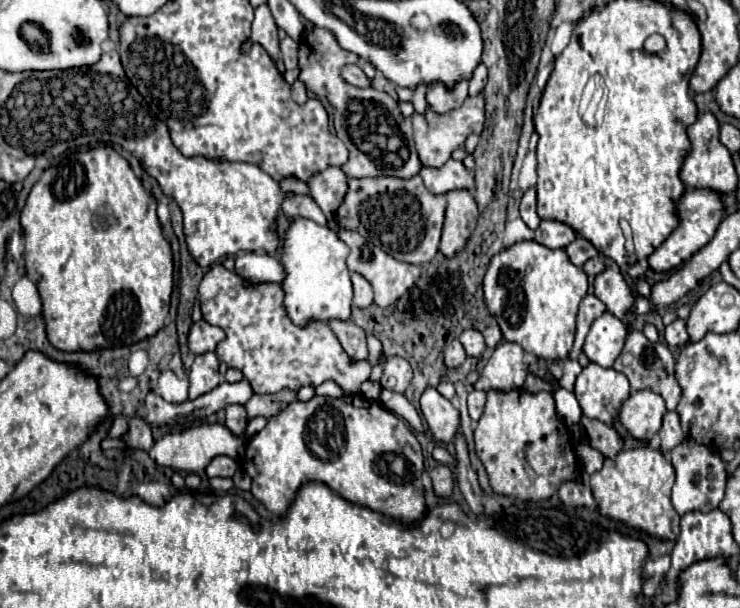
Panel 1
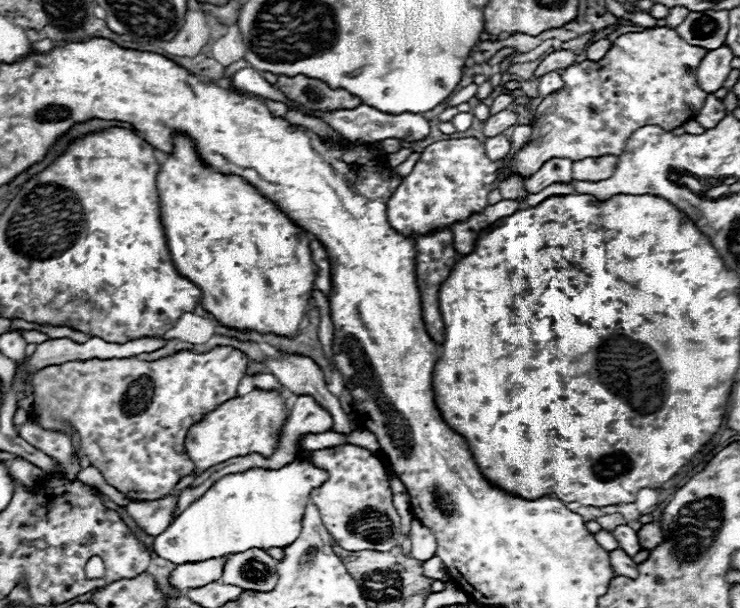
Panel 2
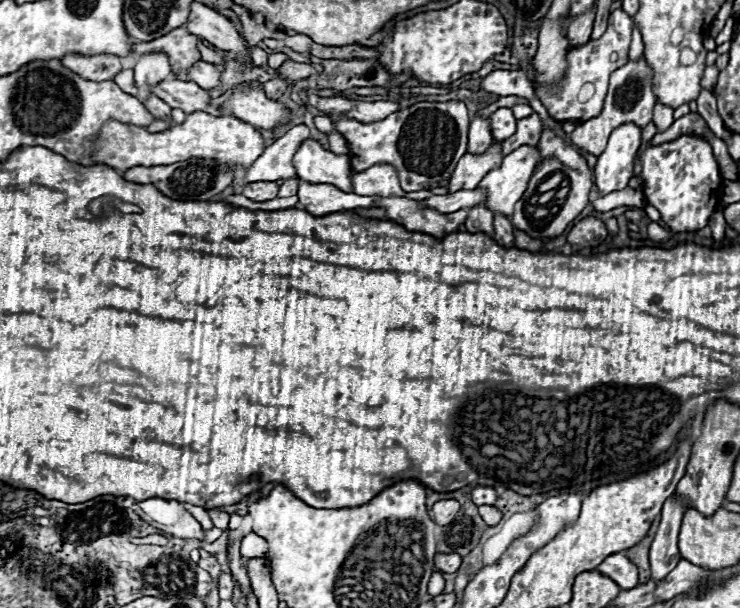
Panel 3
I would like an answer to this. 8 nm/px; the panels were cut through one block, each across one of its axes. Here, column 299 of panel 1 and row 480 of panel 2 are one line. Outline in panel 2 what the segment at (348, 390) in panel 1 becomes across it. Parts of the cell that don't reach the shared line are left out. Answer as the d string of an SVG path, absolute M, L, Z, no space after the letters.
M354 444L316 450L310 460L316 468L328 472L328 480L310 494L310 502L316 504L328 534L350 552L392 550L400 542L400 516L392 504L390 480L382 460Z

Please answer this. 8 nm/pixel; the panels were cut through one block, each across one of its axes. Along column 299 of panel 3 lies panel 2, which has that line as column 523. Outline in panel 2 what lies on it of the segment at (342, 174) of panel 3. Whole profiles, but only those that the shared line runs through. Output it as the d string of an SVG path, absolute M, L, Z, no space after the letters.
M648 28L644 32L628 32L618 36L608 54L598 62L584 60L564 68L564 88L546 96L534 110L532 136L528 146L516 154L514 170L528 178L540 170L548 158L570 158L576 162L586 156L620 156L624 152L626 140L640 126L660 126L662 130L670 132L692 120L708 96L696 82L696 70L706 54L708 50L684 42L672 28Z

